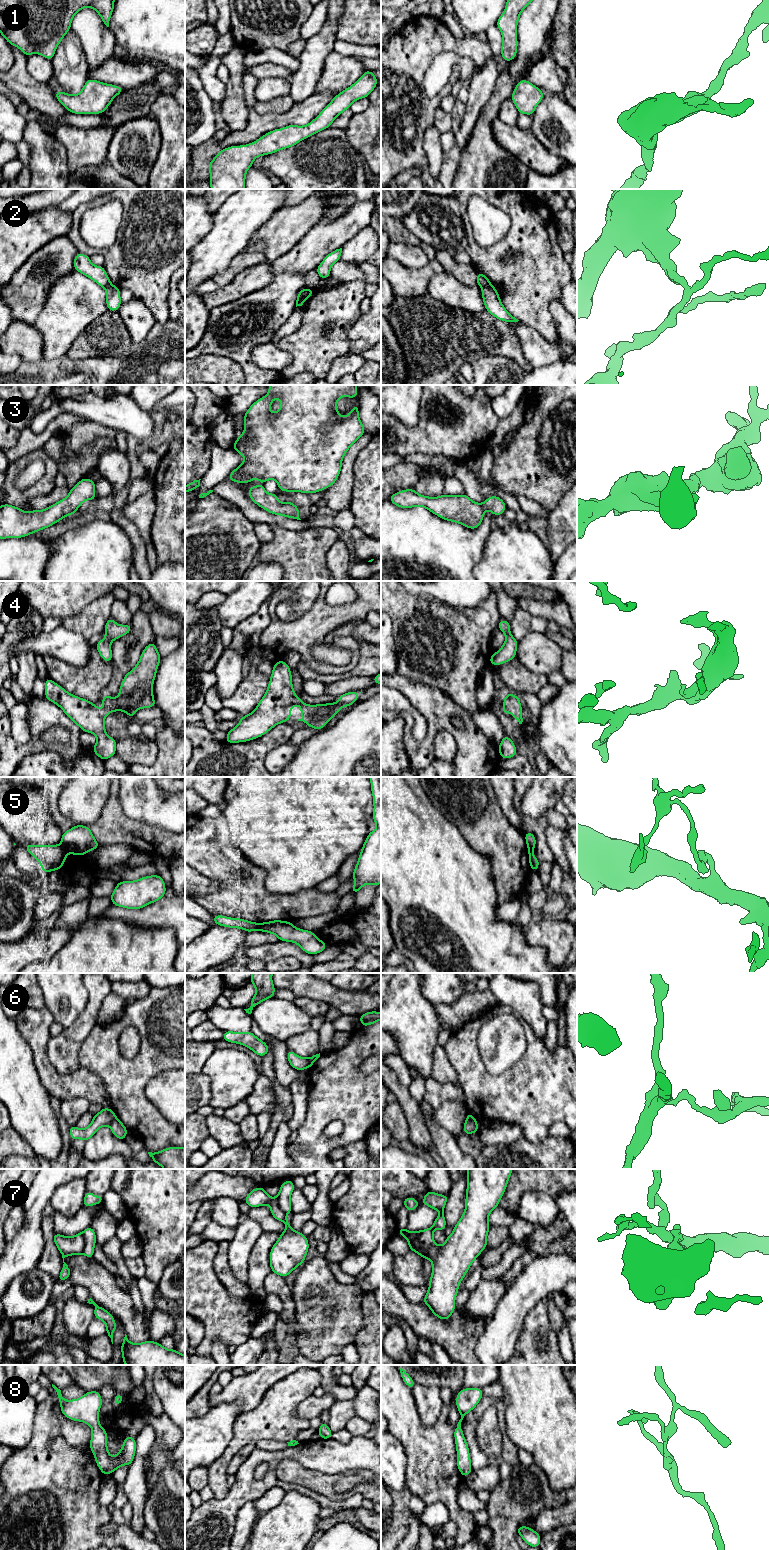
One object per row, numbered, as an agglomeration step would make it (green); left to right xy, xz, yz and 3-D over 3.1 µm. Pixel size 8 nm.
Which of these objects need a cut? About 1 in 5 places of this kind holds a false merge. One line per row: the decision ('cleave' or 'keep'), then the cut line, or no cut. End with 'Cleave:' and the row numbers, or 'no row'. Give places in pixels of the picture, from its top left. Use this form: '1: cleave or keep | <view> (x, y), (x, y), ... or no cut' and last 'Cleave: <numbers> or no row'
1: keep | no cut
2: cleave | xz (307, 288), (303, 300)
3: keep | no cut
4: keep | no cut
5: cleave | xy (60, 845), (66, 852)
6: cleave | xz (307, 1058), (310, 1066)
7: cleave | yz (421, 1231), (416, 1239), (416, 1246), (426, 1251)
8: keep | no cut
Cleave: 2, 5, 6, 7

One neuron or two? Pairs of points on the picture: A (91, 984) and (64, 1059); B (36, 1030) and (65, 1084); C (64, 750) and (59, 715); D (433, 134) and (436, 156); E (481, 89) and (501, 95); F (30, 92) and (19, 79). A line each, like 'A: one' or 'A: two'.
A: one
B: one
C: one
D: one
E: two
F: one

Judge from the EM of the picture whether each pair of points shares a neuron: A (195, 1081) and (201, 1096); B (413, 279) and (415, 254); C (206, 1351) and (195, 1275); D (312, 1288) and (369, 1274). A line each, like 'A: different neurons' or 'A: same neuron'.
A: same neuron
B: different neurons
C: same neuron
D: different neurons

